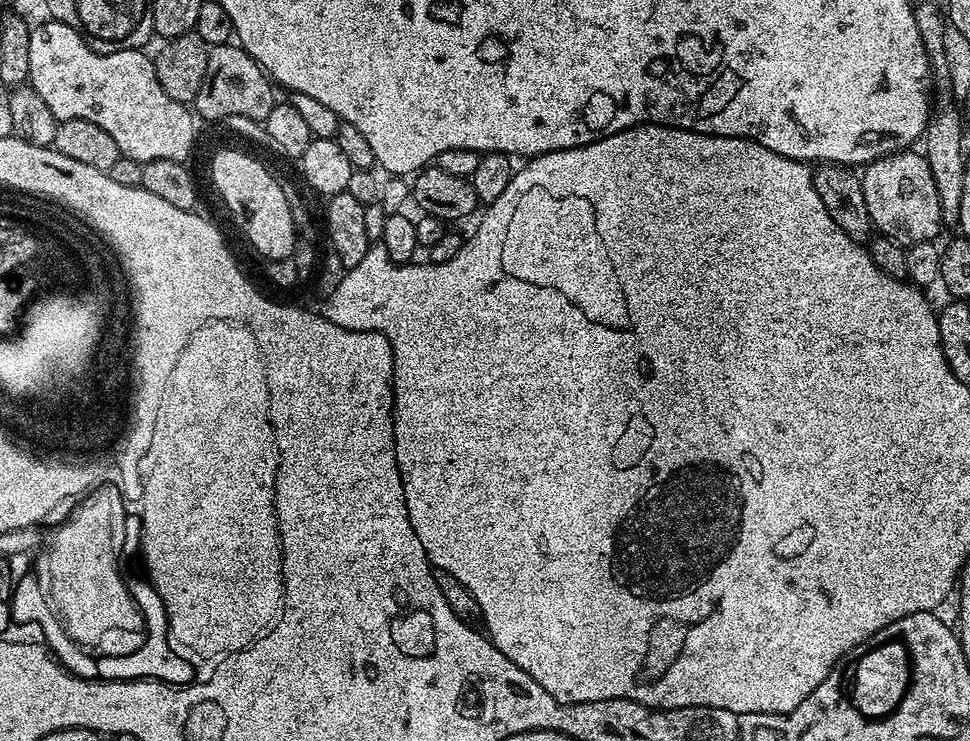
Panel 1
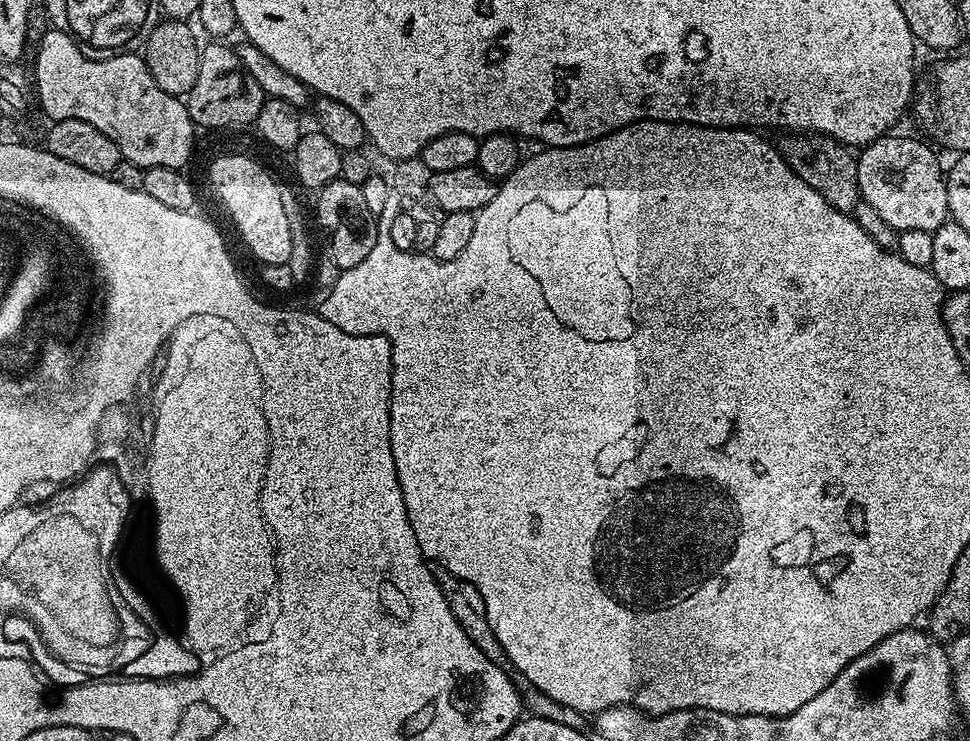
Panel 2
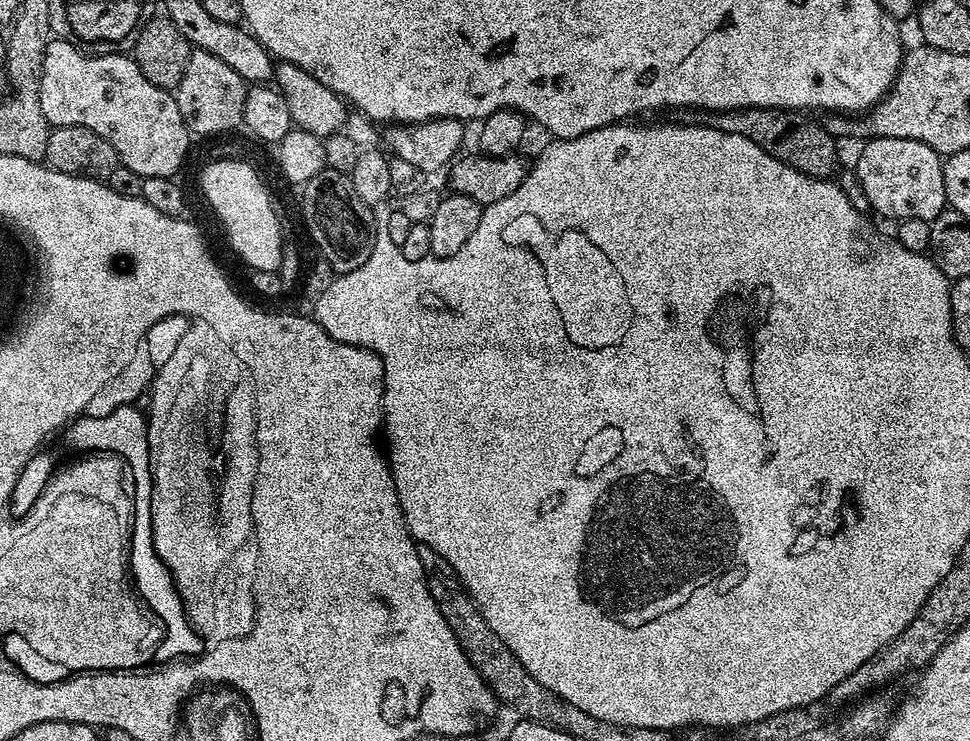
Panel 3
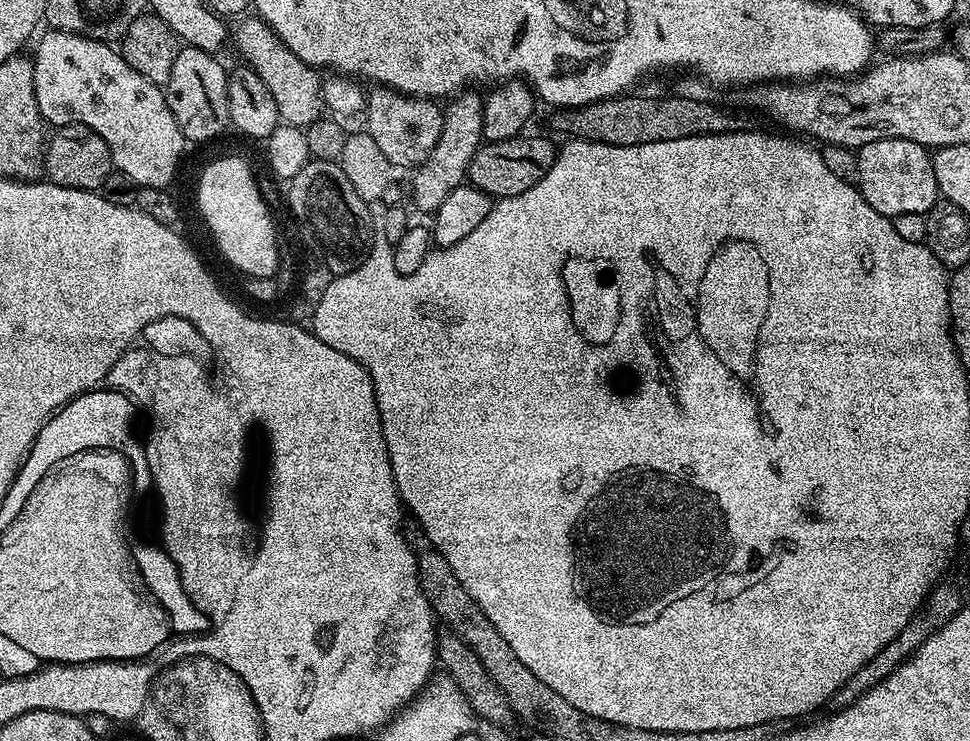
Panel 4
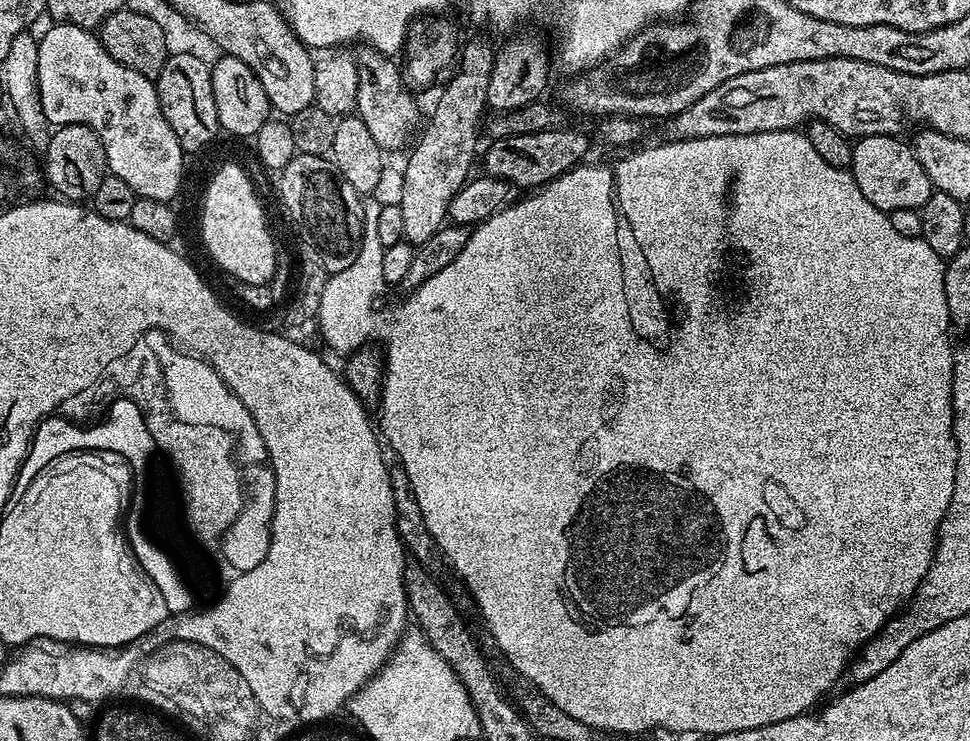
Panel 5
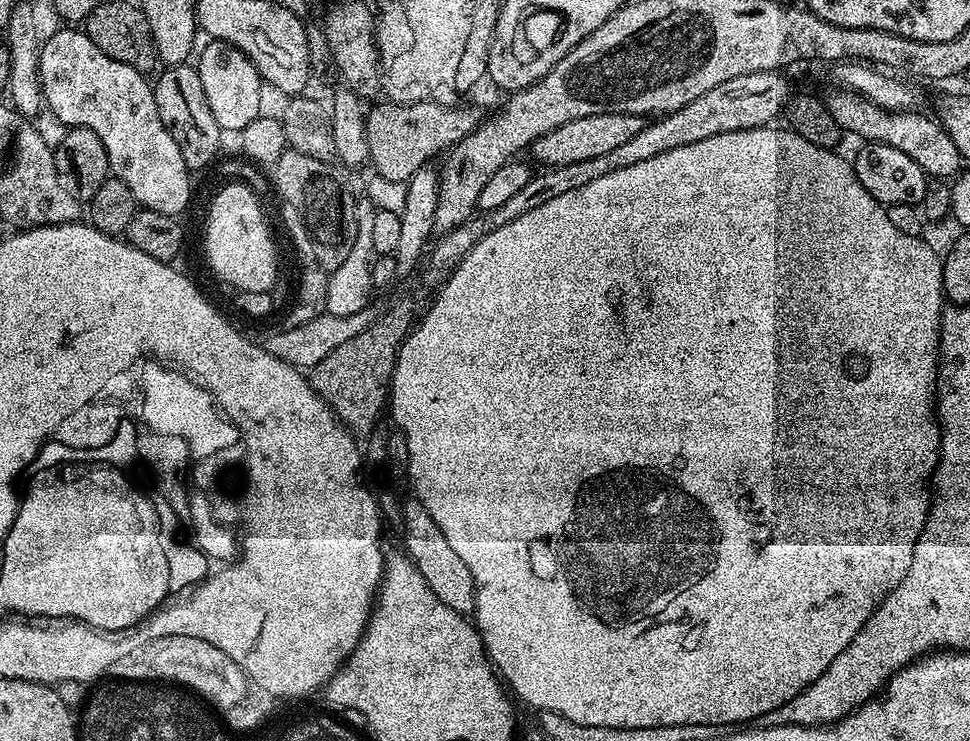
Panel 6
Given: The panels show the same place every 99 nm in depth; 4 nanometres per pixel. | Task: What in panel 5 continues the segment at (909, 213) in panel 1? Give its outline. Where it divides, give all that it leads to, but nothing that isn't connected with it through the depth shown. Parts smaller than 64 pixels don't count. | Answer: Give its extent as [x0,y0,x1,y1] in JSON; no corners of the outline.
[850,136,934,212]

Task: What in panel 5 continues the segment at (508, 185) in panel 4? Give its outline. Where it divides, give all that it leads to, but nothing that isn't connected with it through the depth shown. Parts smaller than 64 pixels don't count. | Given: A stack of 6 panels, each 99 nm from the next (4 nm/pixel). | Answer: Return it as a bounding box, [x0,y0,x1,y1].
[483,126,588,190]

